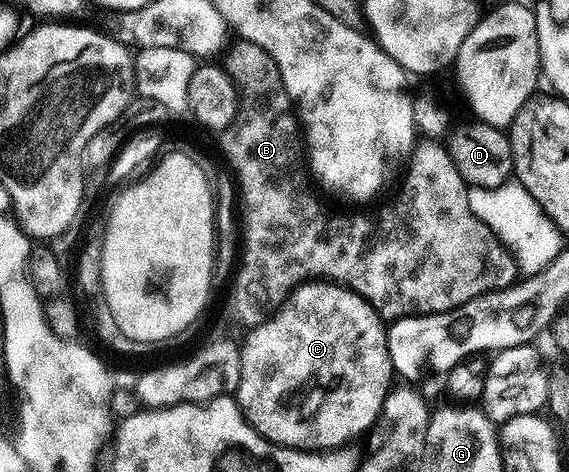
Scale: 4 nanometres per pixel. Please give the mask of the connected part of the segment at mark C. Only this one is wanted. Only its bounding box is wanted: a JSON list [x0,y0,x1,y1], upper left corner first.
[235,281,395,451]

